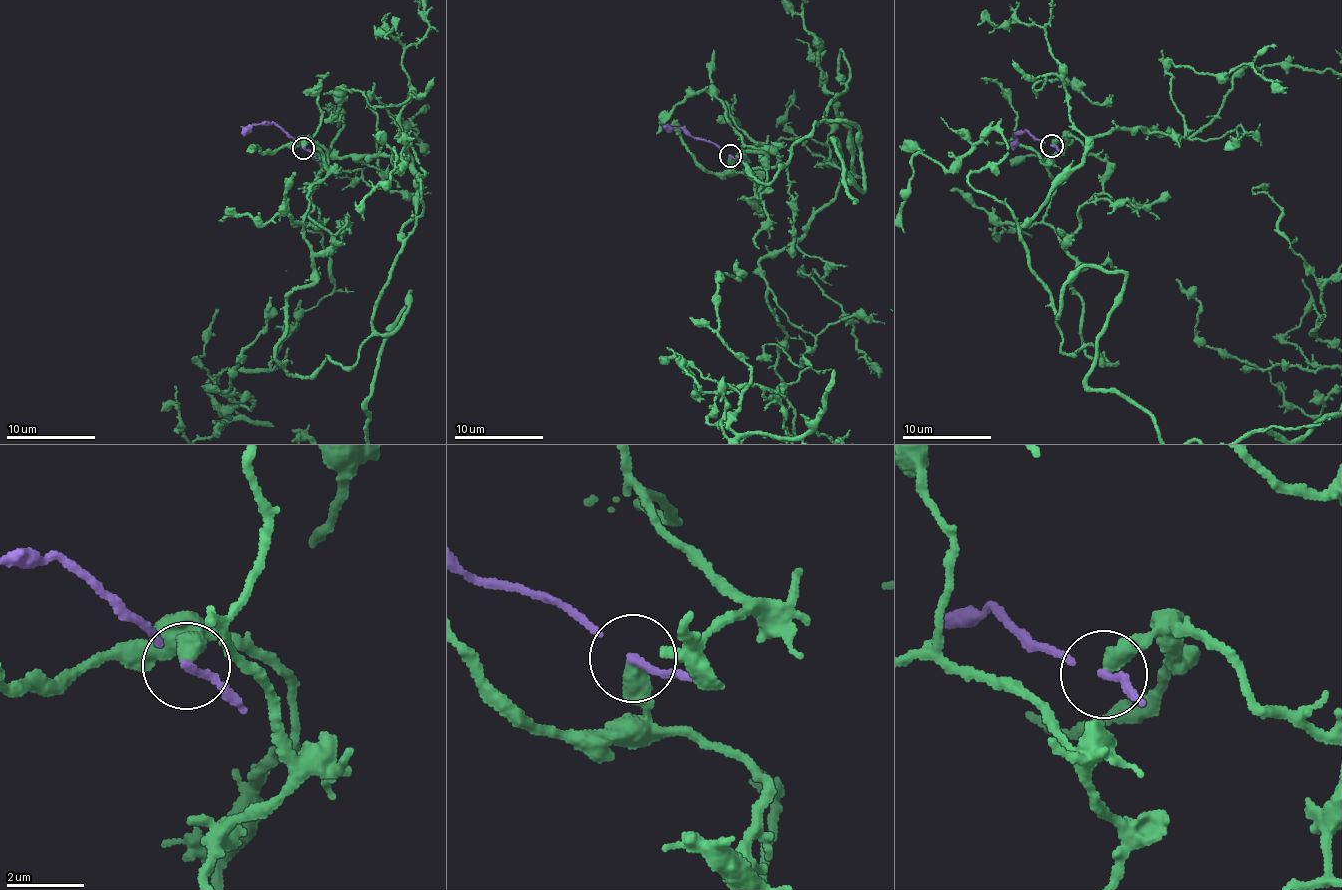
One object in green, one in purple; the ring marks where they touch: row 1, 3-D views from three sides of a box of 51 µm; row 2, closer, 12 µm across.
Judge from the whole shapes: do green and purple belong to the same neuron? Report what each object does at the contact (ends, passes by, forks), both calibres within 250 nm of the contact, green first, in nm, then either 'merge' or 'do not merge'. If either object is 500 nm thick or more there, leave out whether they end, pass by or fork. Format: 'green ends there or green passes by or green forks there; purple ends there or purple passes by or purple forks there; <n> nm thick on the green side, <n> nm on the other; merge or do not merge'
green ends there; purple passes by; 480 nm thick on the green side, 150 nm on the other; do not merge

